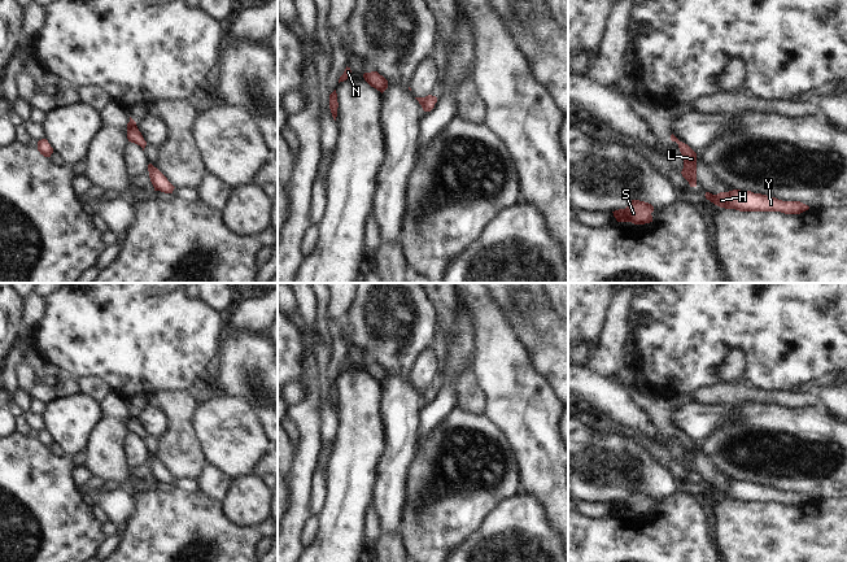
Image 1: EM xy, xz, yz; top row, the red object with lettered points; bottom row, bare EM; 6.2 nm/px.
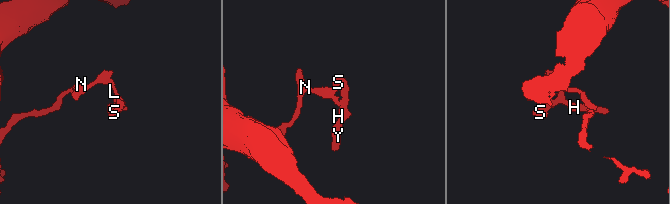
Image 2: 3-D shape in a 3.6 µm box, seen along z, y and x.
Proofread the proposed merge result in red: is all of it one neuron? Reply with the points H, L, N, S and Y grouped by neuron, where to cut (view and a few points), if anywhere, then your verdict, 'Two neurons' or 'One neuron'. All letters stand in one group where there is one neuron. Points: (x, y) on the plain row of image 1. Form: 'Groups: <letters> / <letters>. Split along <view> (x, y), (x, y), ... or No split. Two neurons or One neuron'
Groups: H L N S Y. No split. One neuron

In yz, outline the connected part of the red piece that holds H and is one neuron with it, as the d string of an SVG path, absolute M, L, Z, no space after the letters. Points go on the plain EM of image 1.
M733 480L712 485L706 483L706 489L715 496L739 502L781 502L785 505L800 505L809 500L800 492L782 492L772 487L754 484L751 482Z

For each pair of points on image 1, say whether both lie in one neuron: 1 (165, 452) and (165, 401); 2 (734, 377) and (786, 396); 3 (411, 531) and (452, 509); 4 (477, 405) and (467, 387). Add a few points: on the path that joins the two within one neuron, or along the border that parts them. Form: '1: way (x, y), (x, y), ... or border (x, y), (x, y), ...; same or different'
1: way (174, 439), (174, 414); same
2: border (720, 382), (745, 383); different
3: way (422, 531), (441, 513); same
4: way (474, 401), (467, 391); same

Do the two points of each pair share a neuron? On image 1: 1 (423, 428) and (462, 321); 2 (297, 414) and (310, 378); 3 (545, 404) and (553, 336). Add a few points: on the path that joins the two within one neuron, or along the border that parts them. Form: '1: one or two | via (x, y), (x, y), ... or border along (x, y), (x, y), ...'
1: one | via (444, 401), (449, 375), (459, 358), (461, 348)
2: one | via (306, 405), (310, 401), (310, 387)
3: two | border along (531, 357), (532, 366), (546, 380), (554, 393)

